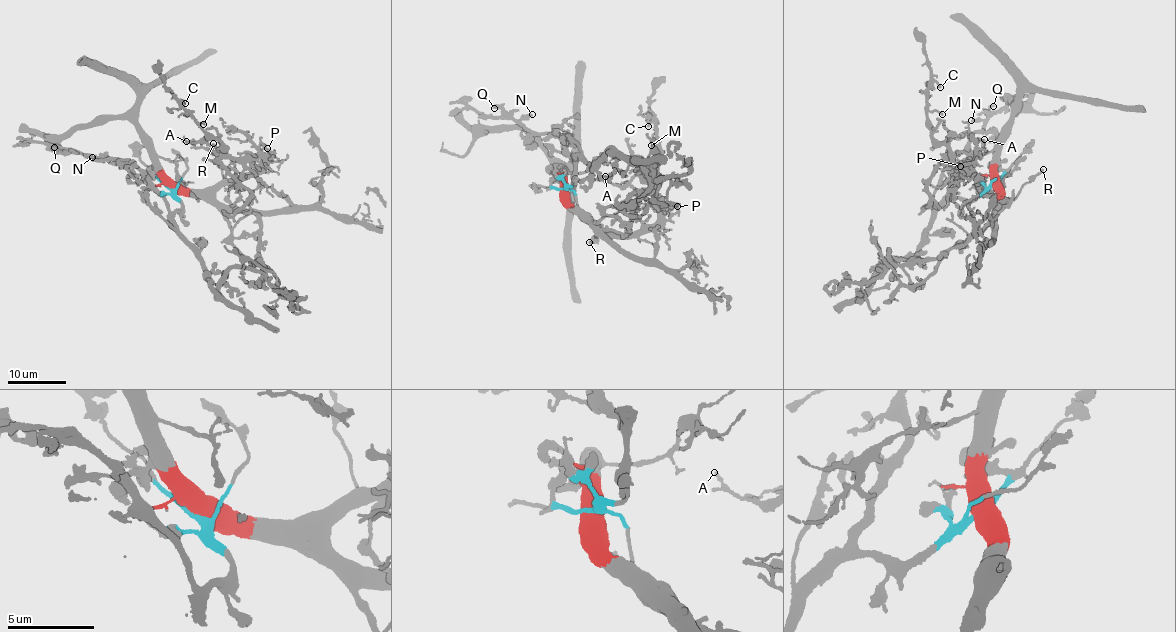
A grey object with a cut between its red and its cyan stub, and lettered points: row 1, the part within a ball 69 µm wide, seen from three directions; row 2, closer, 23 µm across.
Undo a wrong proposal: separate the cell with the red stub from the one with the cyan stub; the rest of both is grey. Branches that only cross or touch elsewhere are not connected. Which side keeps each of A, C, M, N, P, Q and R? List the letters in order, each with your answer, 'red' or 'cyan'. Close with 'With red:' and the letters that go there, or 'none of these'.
A: red
C: red
M: red
N: cyan
P: red
Q: cyan
R: red
With red: A, C, M, P, R

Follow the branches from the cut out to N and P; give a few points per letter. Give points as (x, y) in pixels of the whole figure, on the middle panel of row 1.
N: (563, 188), (574, 184), (575, 160), (562, 149), (558, 137), (523, 128), (521, 120), (532, 114)
P: (563, 189), (572, 205), (596, 225), (621, 235), (640, 233), (664, 221), (679, 212), (678, 206)

